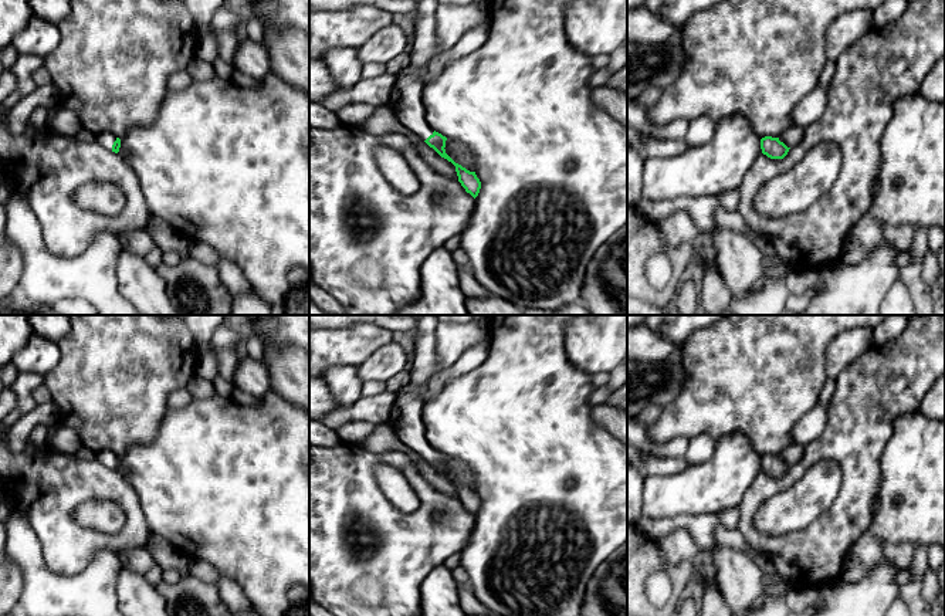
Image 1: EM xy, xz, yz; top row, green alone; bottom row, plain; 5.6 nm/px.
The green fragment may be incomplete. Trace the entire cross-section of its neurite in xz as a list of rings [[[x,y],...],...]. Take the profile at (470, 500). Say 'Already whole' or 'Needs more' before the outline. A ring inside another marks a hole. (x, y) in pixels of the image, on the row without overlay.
Needs more. [[[420,315],[417,318],[416,348],[410,369],[411,380],[407,385],[409,390],[397,395],[387,423],[403,444],[455,484],[458,500],[475,517],[481,507],[481,500],[475,490],[467,488],[446,471],[447,456],[433,449],[424,436],[424,423],[421,420],[424,400],[420,396],[420,387],[443,369],[437,358],[437,325],[436,315]]]

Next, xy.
Needs more. [[[109,450],[96,451],[95,460],[115,471],[118,471],[121,466],[121,457]]]

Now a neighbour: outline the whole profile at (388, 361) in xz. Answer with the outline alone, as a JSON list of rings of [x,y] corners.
[[[396,342],[379,348],[356,368],[358,375],[363,382],[386,382],[387,379],[403,372],[404,369],[406,353]]]

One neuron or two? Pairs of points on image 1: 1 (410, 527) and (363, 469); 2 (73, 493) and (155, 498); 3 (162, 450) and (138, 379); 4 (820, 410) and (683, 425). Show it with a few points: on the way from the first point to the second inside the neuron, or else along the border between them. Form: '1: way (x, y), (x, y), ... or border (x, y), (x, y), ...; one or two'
1: way (393, 521), (363, 491), (363, 486); one
2: border (118, 471), (138, 497), (148, 530); two
3: border (168, 409), (156, 433), (128, 450); two
4: border (818, 403), (795, 425), (791, 440); two

